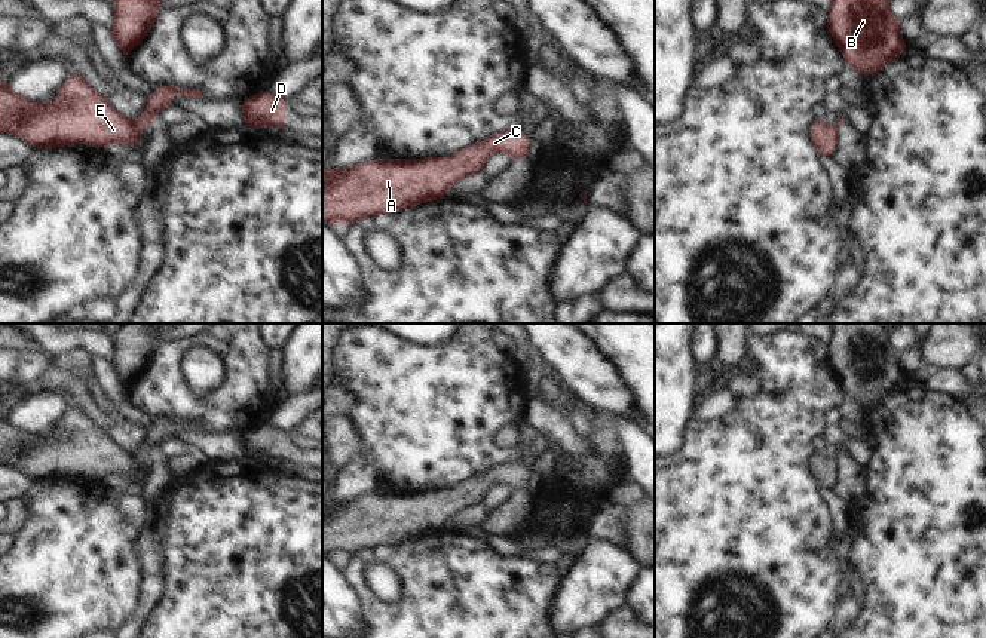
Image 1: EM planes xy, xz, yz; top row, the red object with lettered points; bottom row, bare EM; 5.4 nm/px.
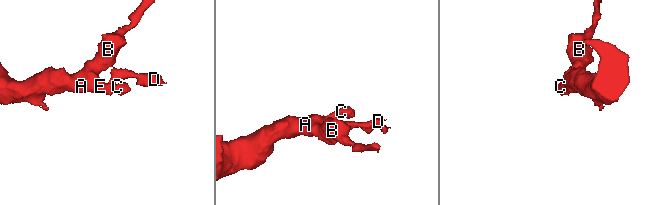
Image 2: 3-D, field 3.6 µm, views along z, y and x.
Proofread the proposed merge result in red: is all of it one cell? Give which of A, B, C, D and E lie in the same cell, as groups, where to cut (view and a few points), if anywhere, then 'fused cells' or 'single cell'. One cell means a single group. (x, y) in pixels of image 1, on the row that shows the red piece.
A B C E / D | xy (131, 122), (138, 132), (138, 143) | fused cells

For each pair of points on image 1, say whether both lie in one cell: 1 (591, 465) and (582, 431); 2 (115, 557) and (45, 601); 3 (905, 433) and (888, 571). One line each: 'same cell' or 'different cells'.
1: different cells
2: same cell
3: same cell

